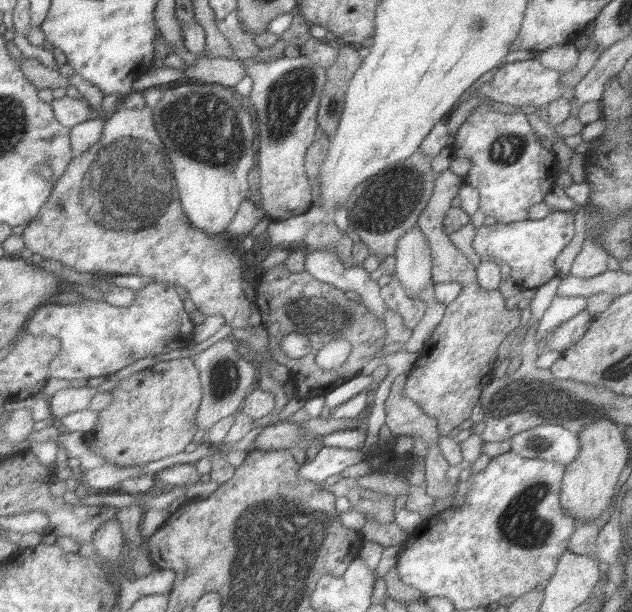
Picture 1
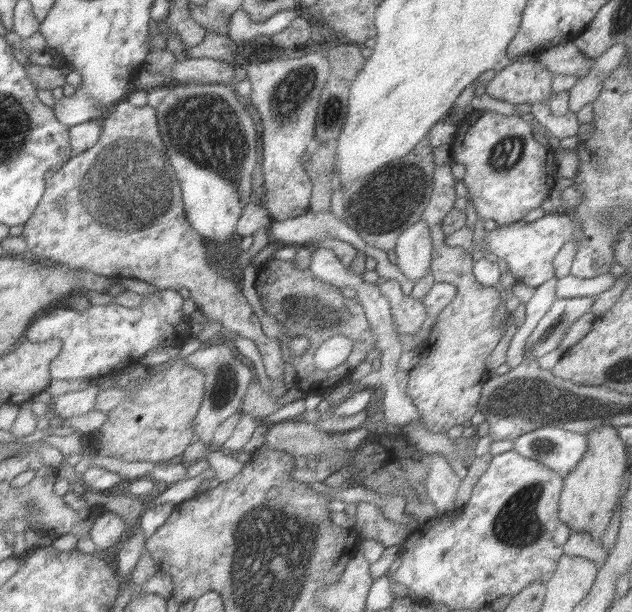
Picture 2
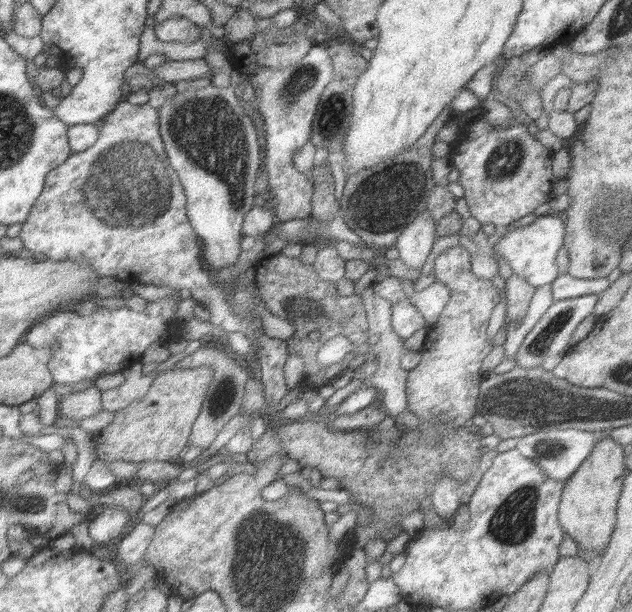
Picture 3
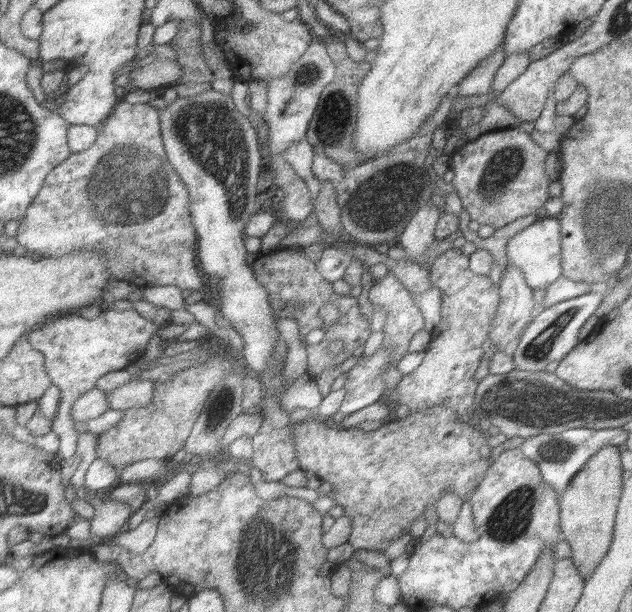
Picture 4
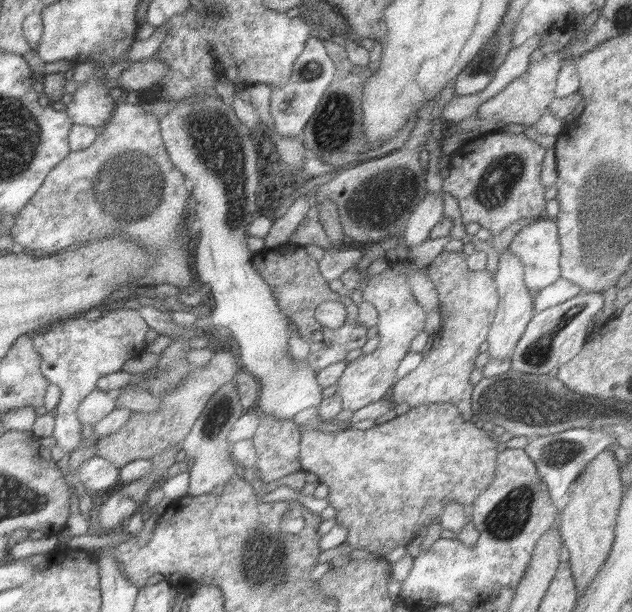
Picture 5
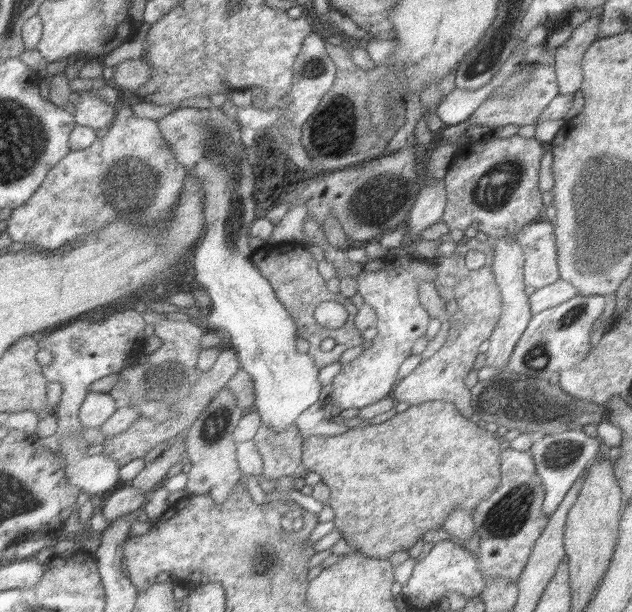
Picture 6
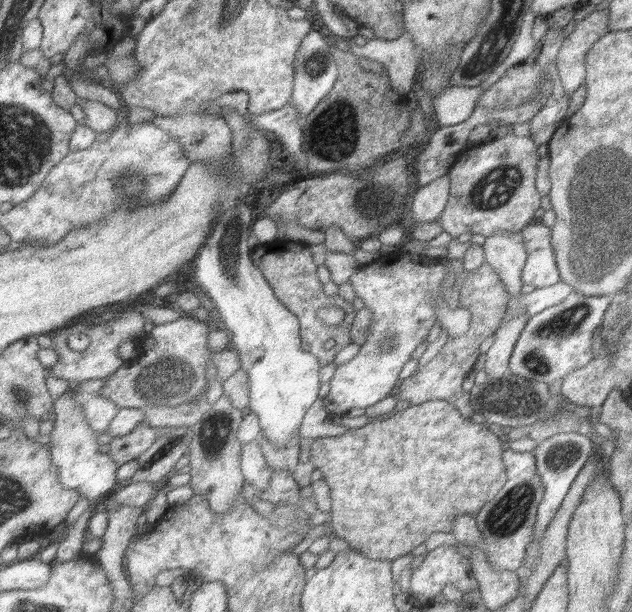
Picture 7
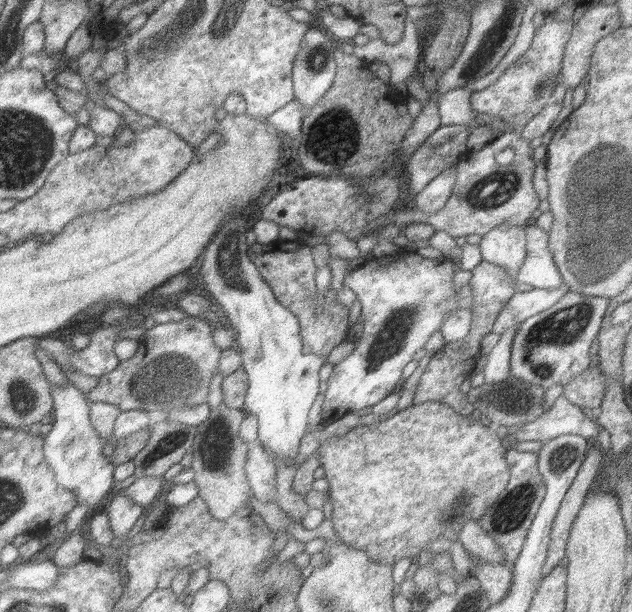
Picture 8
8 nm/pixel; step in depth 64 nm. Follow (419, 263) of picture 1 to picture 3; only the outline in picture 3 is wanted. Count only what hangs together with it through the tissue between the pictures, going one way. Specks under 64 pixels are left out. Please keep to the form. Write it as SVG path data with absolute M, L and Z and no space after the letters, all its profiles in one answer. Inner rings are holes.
M425 212L423 218L417 218L417 222L409 226L409 230L405 230L405 234L399 238L397 242L397 250L401 256L399 260L407 266L407 270L421 272L437 240L439 236L435 222L431 214Z

